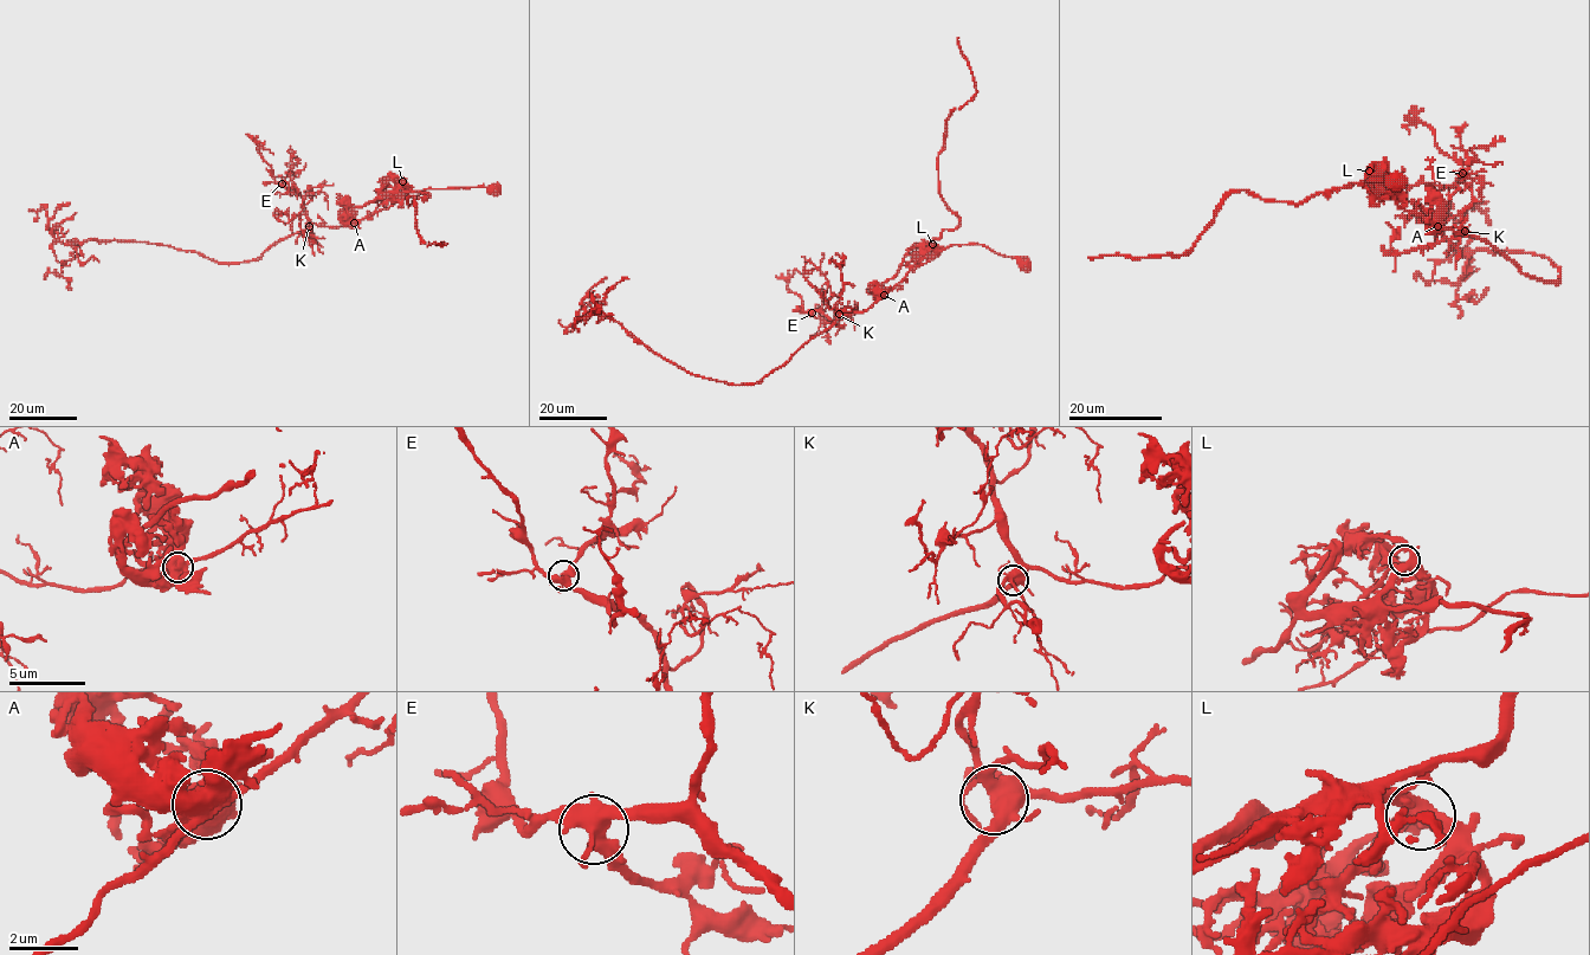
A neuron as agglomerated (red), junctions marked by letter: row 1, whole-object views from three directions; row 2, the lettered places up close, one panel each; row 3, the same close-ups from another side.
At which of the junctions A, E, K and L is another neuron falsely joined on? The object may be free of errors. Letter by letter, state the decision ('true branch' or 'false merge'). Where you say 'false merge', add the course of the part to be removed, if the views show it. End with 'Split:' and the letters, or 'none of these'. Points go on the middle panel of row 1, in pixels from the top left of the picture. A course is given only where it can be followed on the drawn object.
A: false merge; course (884, 295), (879, 286), (910, 250), (958, 225), (939, 191), (938, 167), (948, 116), (975, 96), (958, 37)
E: true branch
K: true branch
L: true branch
Split: A

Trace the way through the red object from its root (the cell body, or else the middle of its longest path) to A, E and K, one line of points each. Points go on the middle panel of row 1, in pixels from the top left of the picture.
A: (1025, 263), (982, 245), (950, 245), (911, 269), (884, 295)
E: (1025, 263), (982, 245), (950, 245), (911, 269), (863, 311), (836, 313), (833, 320), (820, 311), (812, 313)
K: (1025, 263), (982, 245), (950, 245), (911, 269), (867, 309), (839, 314)

